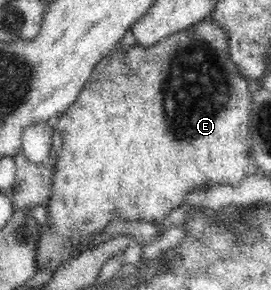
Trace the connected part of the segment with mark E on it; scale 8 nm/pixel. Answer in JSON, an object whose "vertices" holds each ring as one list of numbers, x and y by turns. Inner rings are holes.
{"vertices":[[208,18,163,38,153,46,133,45,133,48,129,48,125,54,113,54,113,56,105,56,105,58,100,59,90,76,89,82,85,83,75,103,54,119,55,130,60,133,63,144,58,152,54,171,52,171,52,189,48,200,48,224,47,226,40,226,40,237,36,242,36,248,39,250,36,266,39,266,40,270,47,270,52,274,59,266,65,264,65,260,79,256,84,251,83,246,89,242,89,236,103,232,109,226,110,221,161,223,172,210,183,205,185,202,183,198,187,198,189,192,195,192,195,190,201,190,201,188,207,188,213,184,229,184,231,186,241,184,241,180,252,168,248,126,252,94,255,87,249,83,249,79,241,73,239,66,236,66,235,61,233,61,231,49,229,49,229,40,231,40,231,33,219,22,216,22,216,19],[113,211,119,211,121,218,112,218]]}

